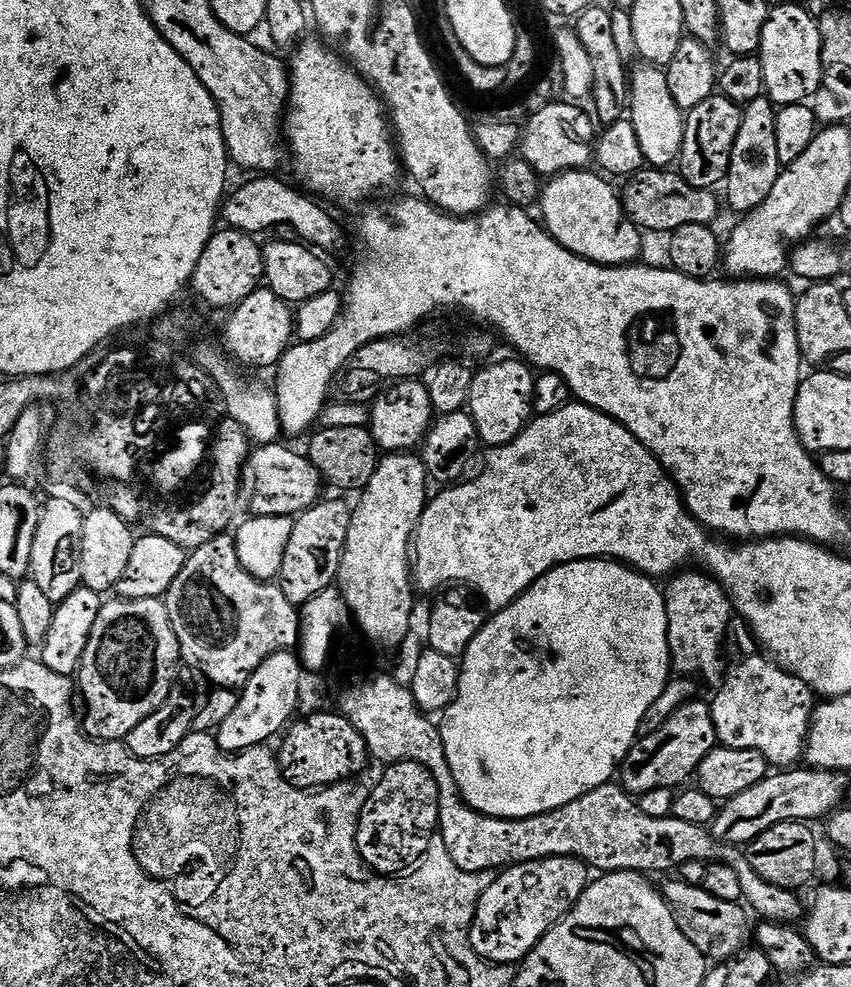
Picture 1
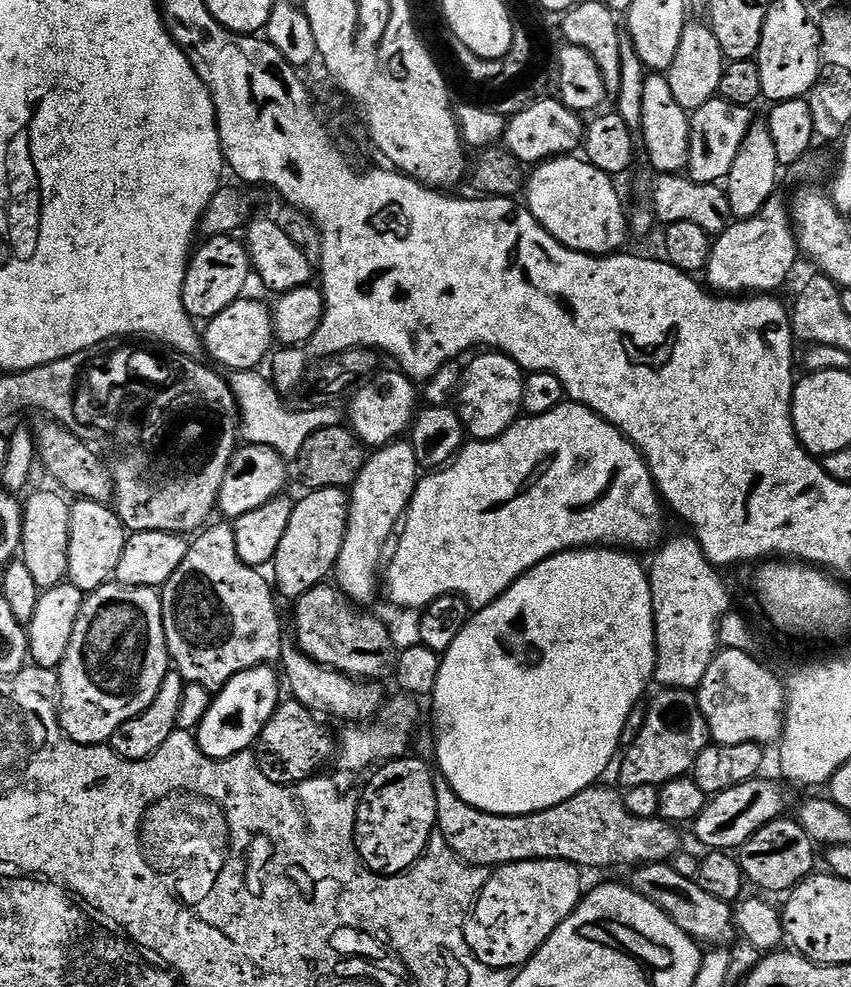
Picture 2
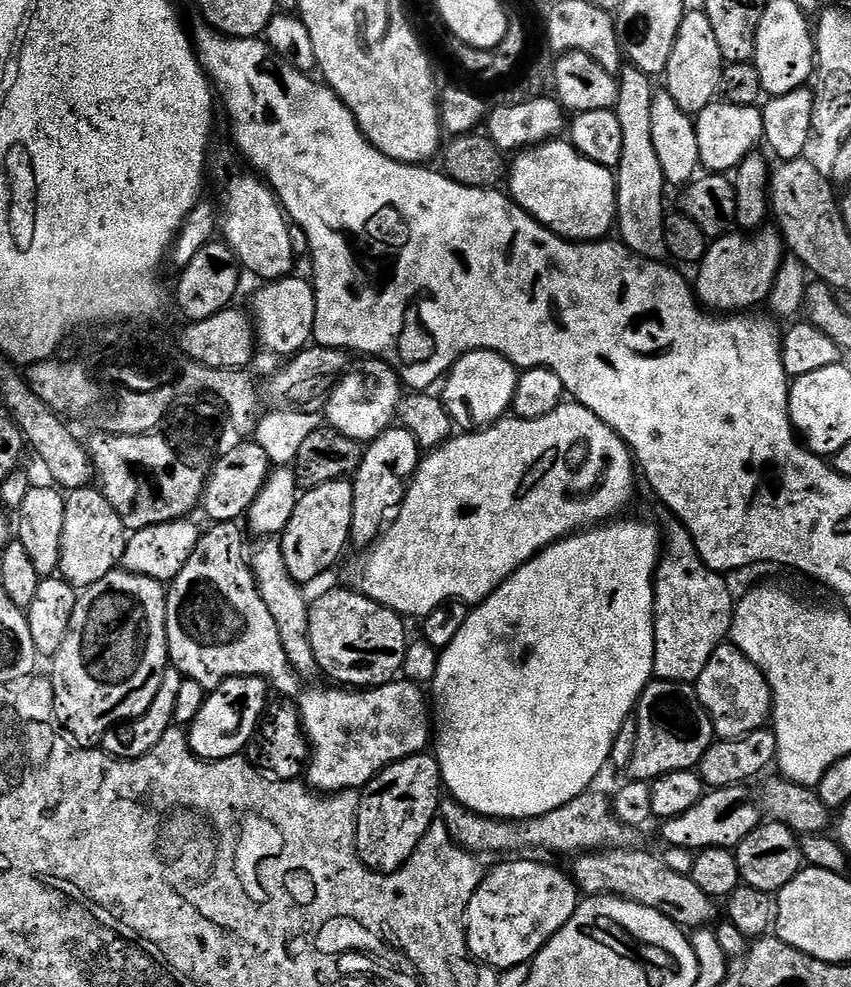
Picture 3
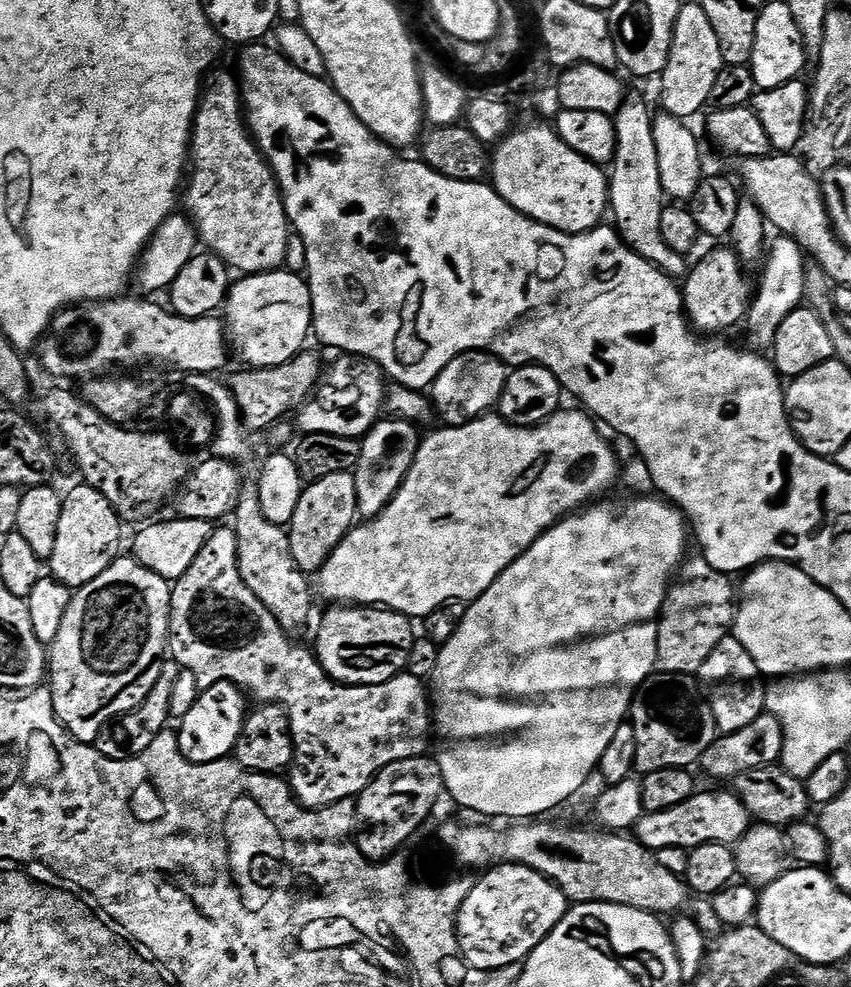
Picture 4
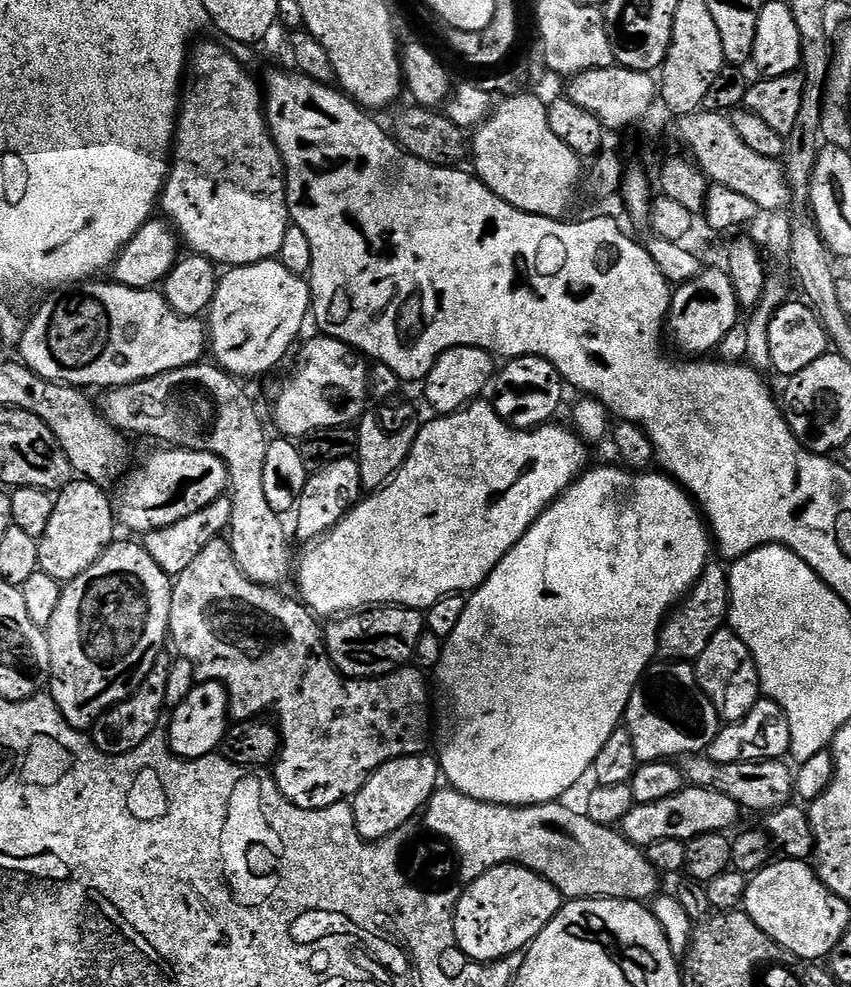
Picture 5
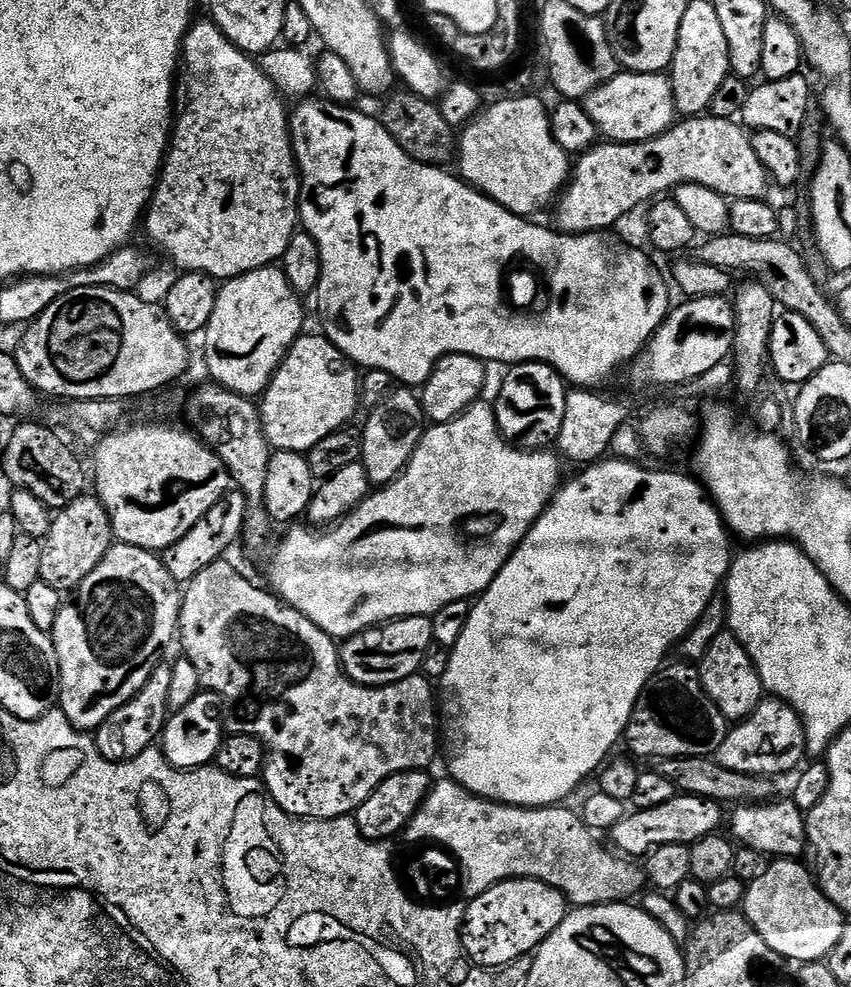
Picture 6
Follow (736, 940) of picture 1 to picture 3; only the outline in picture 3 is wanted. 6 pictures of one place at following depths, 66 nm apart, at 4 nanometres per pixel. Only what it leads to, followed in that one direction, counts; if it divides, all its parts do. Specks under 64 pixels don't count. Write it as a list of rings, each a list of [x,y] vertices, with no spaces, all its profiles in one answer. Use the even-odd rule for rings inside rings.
[[[637,846],[609,848],[602,852],[585,852],[577,855],[570,867],[576,887],[585,897],[620,896],[623,900],[638,902],[650,910],[658,910],[685,930],[701,929],[713,923],[716,908],[713,897],[702,894],[694,886],[691,876],[677,874],[666,866],[663,855],[643,852]]]

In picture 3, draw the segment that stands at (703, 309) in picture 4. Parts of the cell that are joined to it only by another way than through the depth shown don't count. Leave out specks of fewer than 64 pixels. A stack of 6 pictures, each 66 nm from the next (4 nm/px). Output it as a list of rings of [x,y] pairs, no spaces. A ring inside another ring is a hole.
[[[760,230],[755,234],[729,234],[715,237],[695,269],[697,301],[716,314],[744,314],[755,304],[769,299],[780,265],[786,259],[784,237],[779,231]]]

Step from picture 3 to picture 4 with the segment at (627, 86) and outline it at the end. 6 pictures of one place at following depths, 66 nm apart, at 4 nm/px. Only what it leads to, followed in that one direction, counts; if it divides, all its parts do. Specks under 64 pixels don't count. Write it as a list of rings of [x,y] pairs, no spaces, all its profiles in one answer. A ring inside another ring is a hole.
[[[640,98],[625,99],[613,117],[616,130],[615,158],[609,175],[609,207],[620,237],[640,257],[660,268],[672,279],[683,279],[689,271],[687,257],[670,249],[662,238],[662,214],[666,207],[658,167],[658,150],[653,134],[654,112]],[[612,171],[612,172],[611,172]]]

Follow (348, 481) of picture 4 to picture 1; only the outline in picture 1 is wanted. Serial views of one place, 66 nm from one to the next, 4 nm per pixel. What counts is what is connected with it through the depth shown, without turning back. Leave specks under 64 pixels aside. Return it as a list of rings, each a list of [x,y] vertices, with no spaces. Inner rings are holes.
[[[321,499],[294,519],[290,542],[286,542],[286,558],[282,558],[282,570],[278,583],[282,594],[294,605],[302,605],[314,594],[333,587],[337,583],[340,559],[344,553],[346,534],[350,530],[352,508],[344,500]]]

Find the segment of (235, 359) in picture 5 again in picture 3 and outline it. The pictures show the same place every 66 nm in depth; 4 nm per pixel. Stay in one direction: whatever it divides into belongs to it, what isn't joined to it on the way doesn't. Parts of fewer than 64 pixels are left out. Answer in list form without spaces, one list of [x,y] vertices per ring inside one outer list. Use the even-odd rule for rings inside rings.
[[[293,274],[285,276],[282,280],[274,280],[260,286],[256,292],[256,297],[252,300],[250,315],[254,321],[256,338],[261,349],[273,352],[276,356],[291,358],[304,349],[312,340],[314,330],[314,314],[316,313],[316,290],[307,279],[299,280],[299,275]]]

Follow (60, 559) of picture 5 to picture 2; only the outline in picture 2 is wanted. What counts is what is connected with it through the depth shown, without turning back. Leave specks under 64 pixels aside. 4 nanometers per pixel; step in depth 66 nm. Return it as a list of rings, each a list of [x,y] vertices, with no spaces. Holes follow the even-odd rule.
[[[77,499],[72,504],[70,524],[70,570],[68,580],[85,594],[95,594],[103,584],[115,577],[122,552],[126,550],[129,533],[115,507],[93,500]]]

